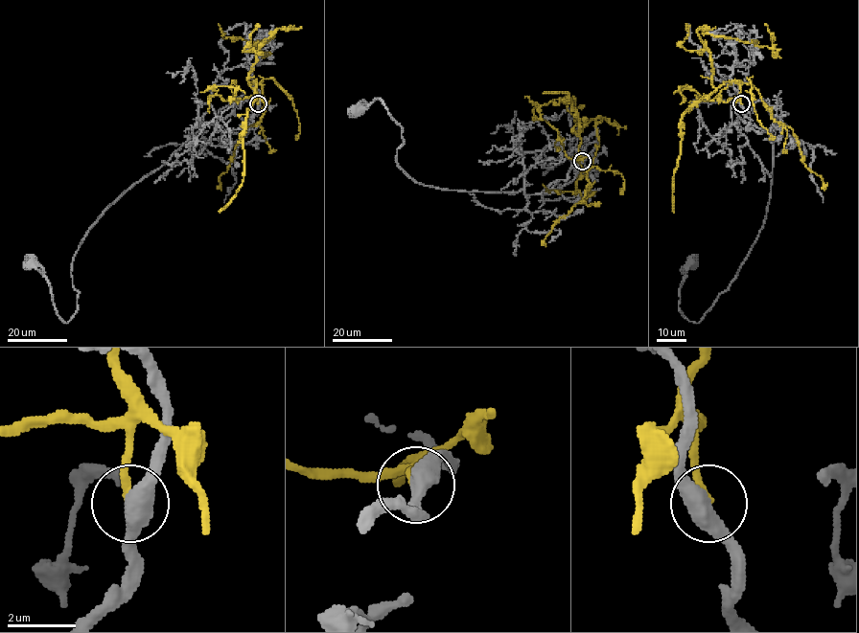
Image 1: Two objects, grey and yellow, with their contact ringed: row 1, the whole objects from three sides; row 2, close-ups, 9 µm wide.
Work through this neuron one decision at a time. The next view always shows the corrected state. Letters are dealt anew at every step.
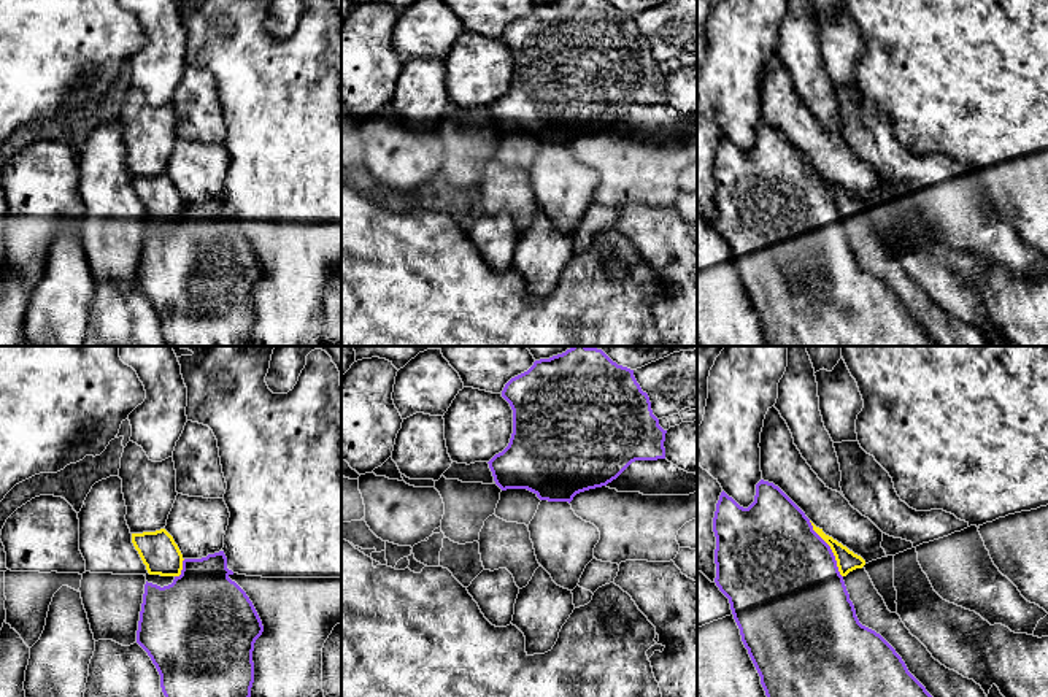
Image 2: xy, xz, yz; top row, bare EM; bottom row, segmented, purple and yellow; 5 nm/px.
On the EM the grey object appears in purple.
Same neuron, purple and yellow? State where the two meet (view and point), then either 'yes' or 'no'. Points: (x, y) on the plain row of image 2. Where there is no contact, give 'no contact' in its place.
yz (831, 194) | no

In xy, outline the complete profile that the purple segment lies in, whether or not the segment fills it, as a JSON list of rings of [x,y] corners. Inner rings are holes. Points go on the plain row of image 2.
[[[224,195],[202,203],[184,203],[179,221],[168,230],[144,229],[137,287],[148,297],[160,319],[167,346],[249,346],[254,327],[252,295],[262,279],[262,265],[246,237],[229,221]]]

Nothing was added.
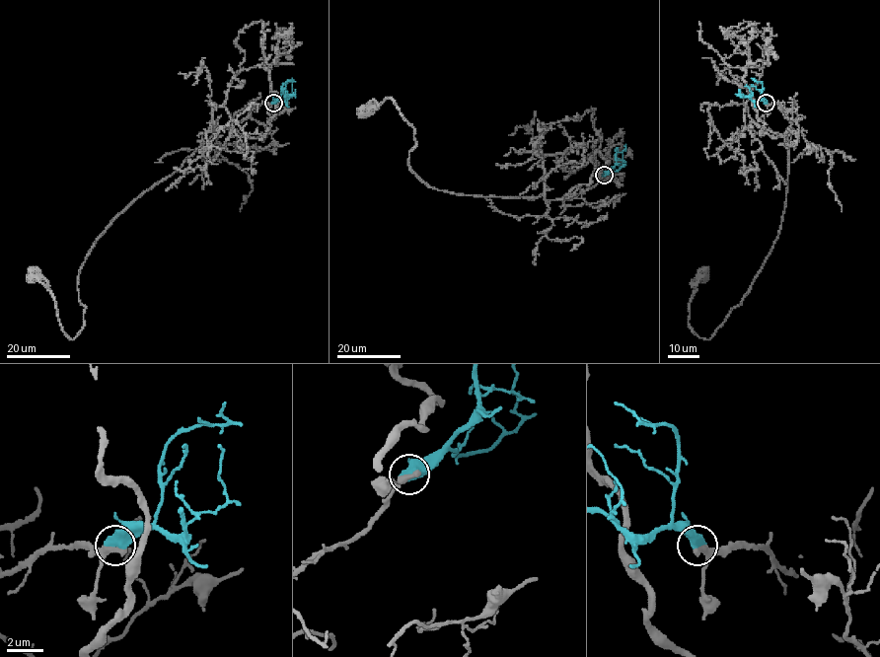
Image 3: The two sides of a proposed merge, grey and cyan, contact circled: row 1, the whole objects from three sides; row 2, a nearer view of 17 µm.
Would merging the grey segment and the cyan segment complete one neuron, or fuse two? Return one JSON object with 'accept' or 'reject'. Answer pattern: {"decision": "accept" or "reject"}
{"decision": "accept"}

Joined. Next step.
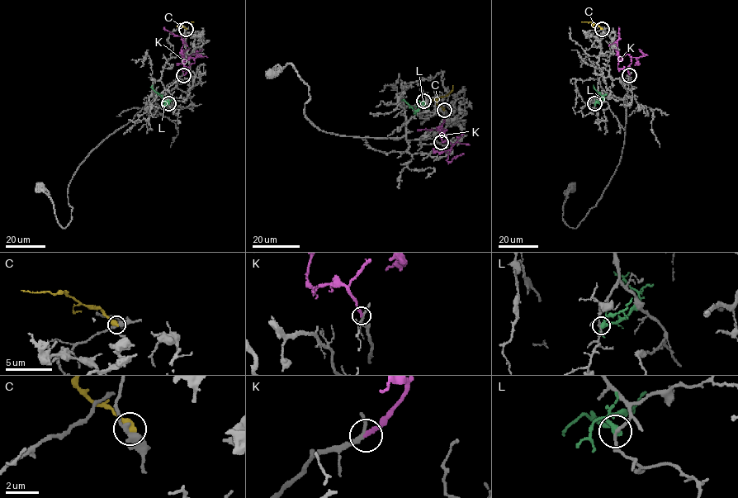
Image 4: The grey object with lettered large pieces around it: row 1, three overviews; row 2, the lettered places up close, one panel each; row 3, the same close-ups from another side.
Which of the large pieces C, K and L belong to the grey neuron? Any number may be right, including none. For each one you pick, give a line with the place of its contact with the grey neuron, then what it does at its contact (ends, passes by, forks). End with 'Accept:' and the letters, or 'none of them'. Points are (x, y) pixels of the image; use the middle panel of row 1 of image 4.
K: meets grey at (441, 142); it ends there
Accept: K

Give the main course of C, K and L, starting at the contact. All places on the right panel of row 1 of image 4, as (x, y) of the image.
C: (602, 29), (590, 22), (581, 21)
K: (629, 74), (626, 68), (617, 67), (618, 27)
L: (594, 103), (600, 101), (603, 97), (593, 85)

